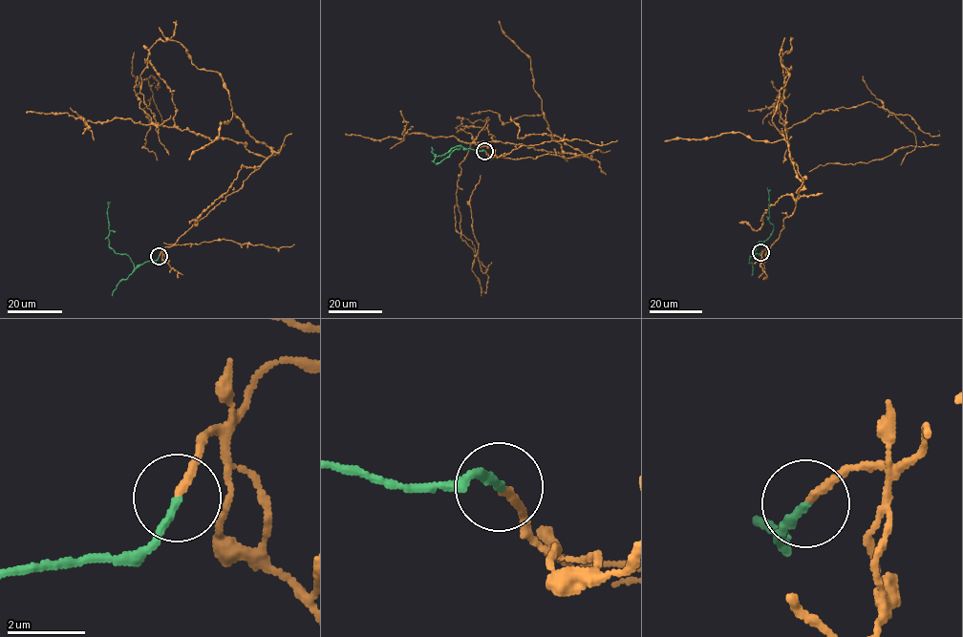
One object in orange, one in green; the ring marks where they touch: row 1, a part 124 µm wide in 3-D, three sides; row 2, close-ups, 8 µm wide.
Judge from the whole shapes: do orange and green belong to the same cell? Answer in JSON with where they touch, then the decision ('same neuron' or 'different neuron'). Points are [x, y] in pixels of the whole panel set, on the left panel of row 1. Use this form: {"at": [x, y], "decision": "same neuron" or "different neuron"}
{"at": [159, 256], "decision": "different neuron"}

